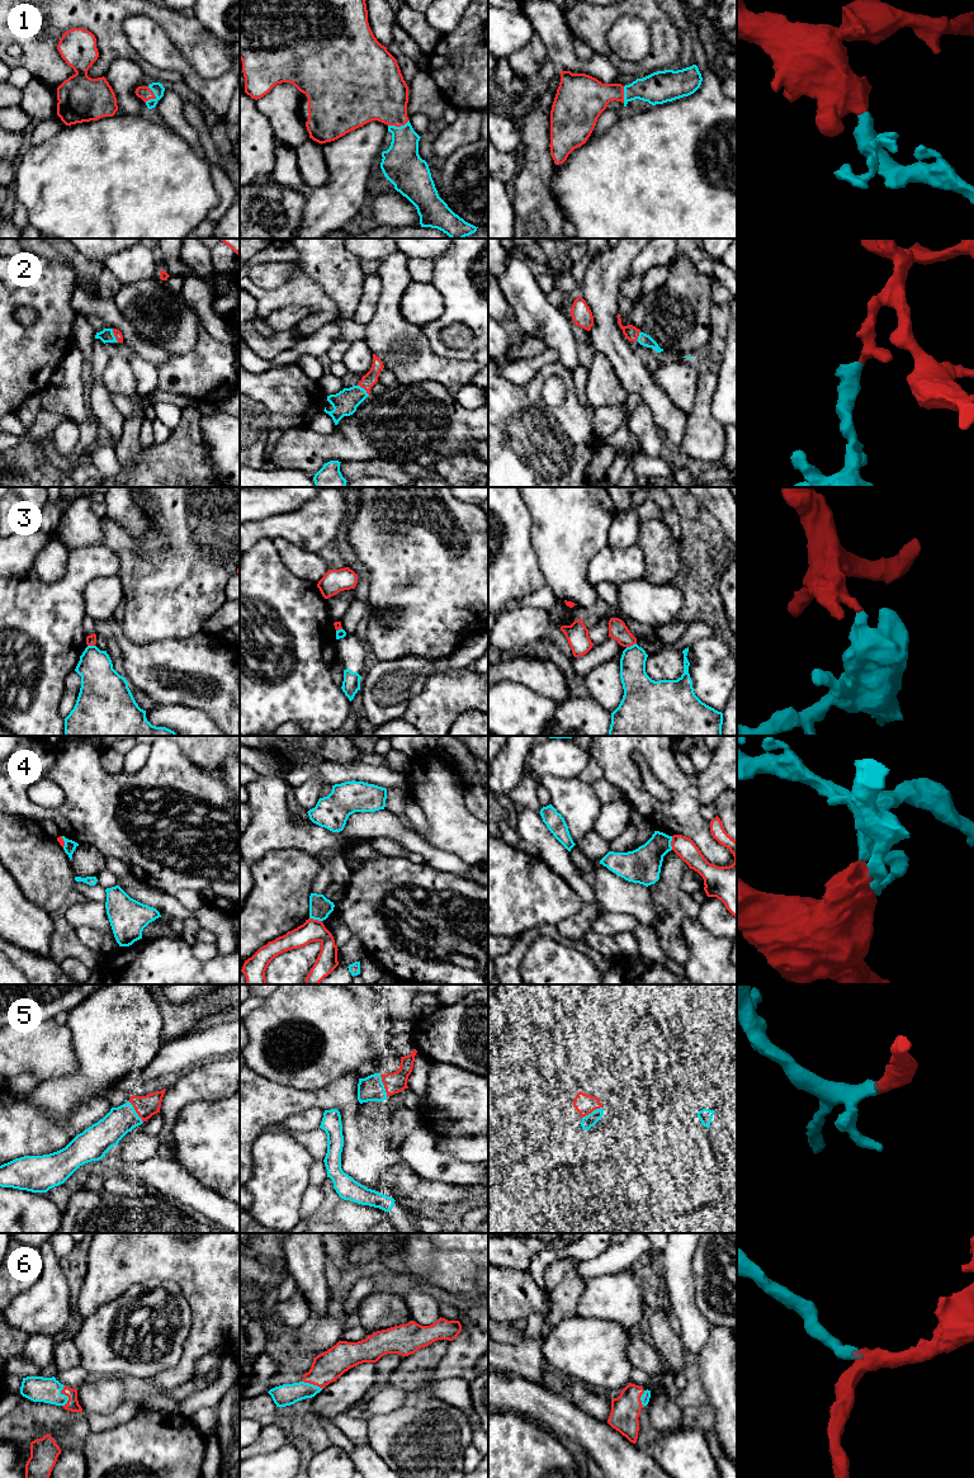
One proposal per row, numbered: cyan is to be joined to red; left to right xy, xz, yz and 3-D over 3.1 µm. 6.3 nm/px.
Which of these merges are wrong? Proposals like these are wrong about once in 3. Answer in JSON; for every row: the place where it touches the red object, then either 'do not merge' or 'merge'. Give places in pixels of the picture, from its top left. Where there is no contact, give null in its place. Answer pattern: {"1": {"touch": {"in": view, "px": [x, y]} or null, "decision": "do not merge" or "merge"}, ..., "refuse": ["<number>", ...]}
{"1": {"touch": {"in": "xy", "px": [155, 97]}, "decision": "merge"}, "2": {"touch": {"in": "xy", "px": [114, 335]}, "decision": "merge"}, "3": {"touch": {"in": "yz", "px": [630, 645]}, "decision": "do not merge"}, "4": {"touch": {"in": "yz", "px": [671, 843]}, "decision": "do not merge"}, "5": {"touch": {"in": "xz", "px": [384, 1086]}, "decision": "merge"}, "6": {"touch": {"in": "xy", "px": [66, 1394]}, "decision": "merge"}, "refuse": ["3", "4"]}

